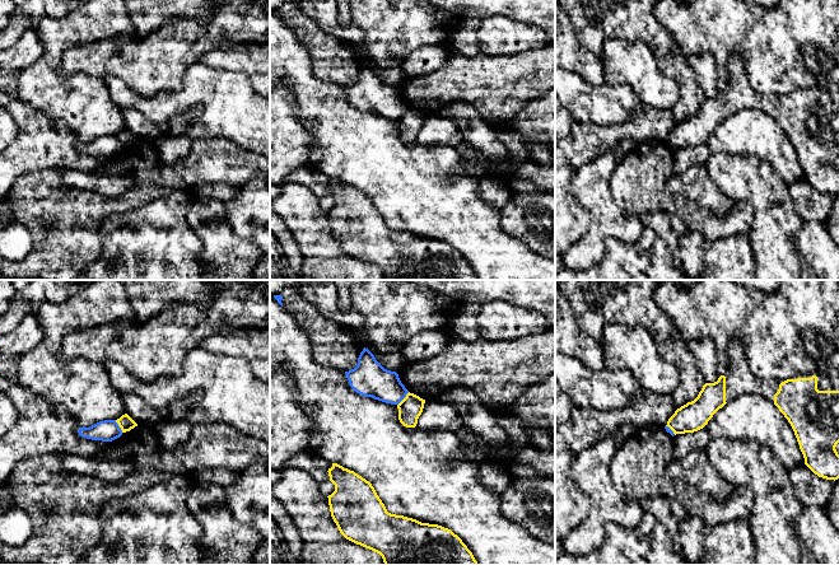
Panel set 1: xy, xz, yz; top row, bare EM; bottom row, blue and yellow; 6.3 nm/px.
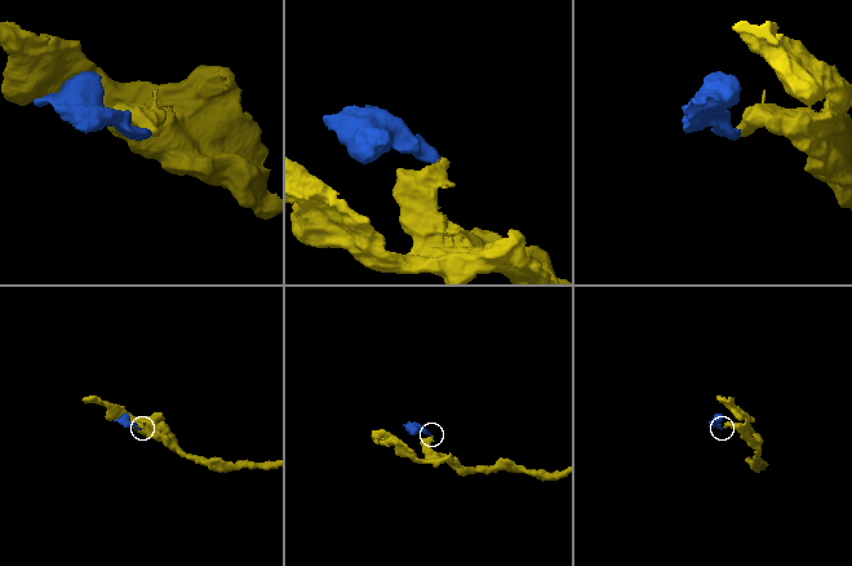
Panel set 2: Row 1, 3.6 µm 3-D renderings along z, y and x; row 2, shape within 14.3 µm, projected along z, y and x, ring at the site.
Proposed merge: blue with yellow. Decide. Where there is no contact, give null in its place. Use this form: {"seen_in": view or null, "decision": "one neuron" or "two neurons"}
{"seen_in": "xz", "decision": "two neurons"}

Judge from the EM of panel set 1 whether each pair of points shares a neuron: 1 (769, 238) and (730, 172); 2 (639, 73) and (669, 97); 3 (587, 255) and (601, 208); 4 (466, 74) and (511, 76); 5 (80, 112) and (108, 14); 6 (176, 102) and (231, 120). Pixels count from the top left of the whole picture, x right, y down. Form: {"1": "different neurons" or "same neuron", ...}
{"1": "same neuron", "2": "same neuron", "3": "same neuron", "4": "same neuron", "5": "same neuron", "6": "same neuron"}

